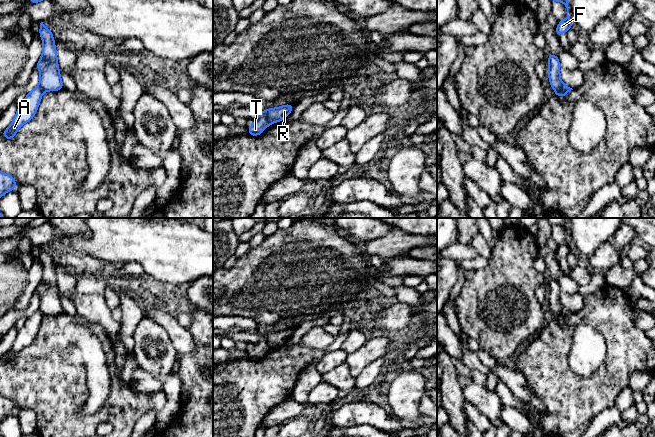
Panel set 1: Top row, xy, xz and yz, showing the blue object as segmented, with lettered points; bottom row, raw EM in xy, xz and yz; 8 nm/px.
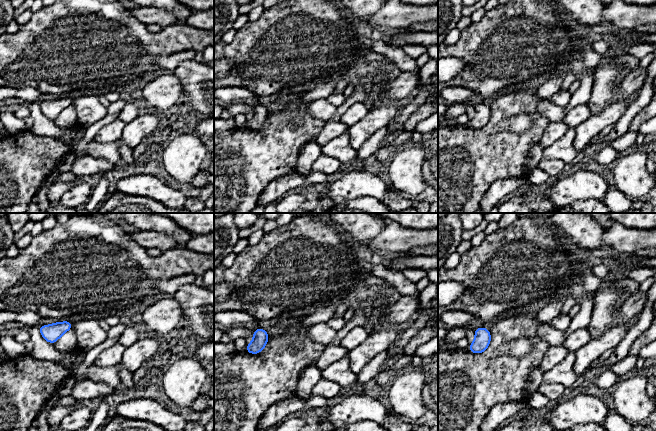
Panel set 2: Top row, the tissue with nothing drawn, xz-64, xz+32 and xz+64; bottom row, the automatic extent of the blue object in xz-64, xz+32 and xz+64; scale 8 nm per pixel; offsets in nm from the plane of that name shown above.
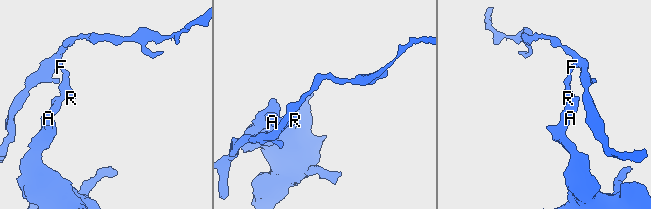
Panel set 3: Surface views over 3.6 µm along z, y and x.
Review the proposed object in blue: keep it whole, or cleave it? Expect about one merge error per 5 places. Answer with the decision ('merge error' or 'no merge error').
merge error

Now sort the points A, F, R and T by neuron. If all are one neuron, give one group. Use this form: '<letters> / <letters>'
A T / F R

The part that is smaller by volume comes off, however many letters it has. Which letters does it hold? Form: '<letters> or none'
F, R

